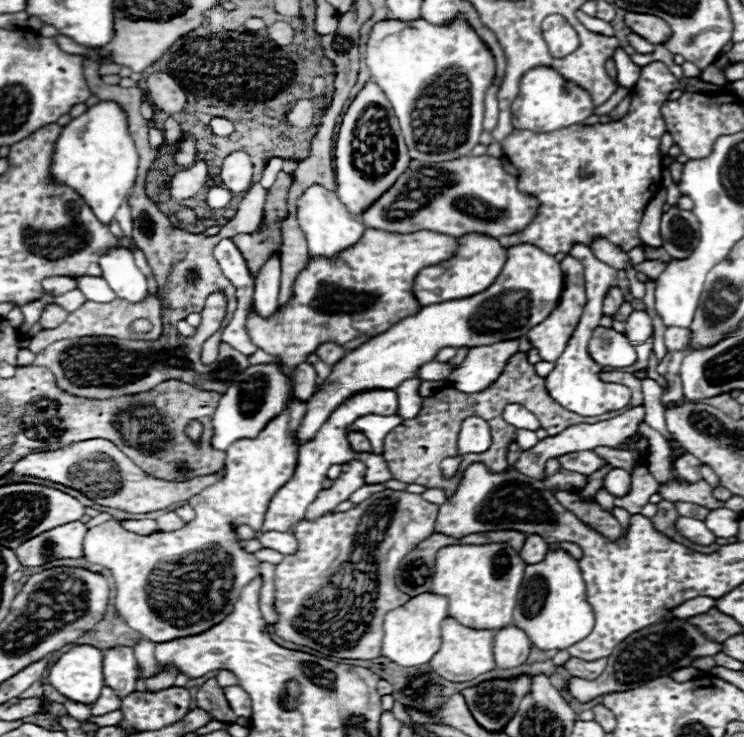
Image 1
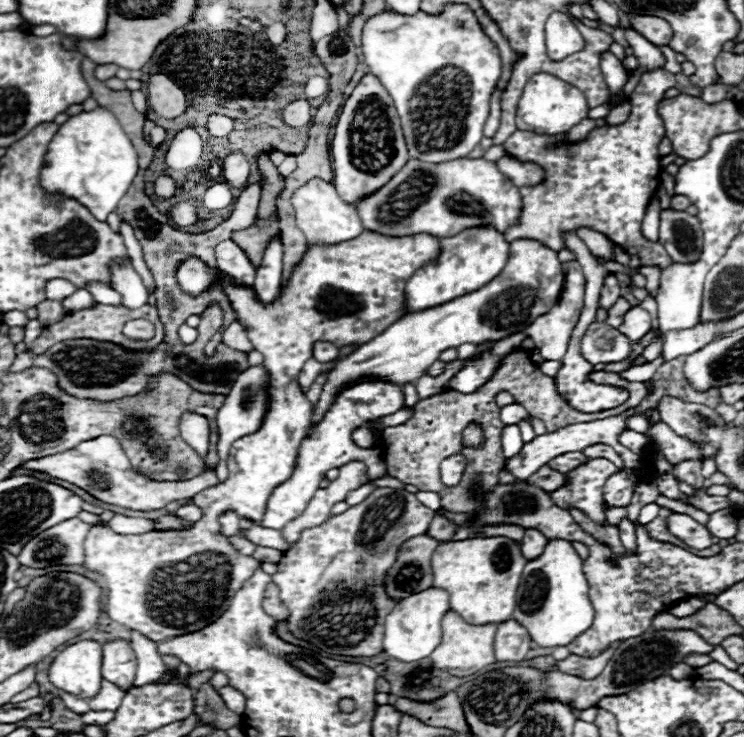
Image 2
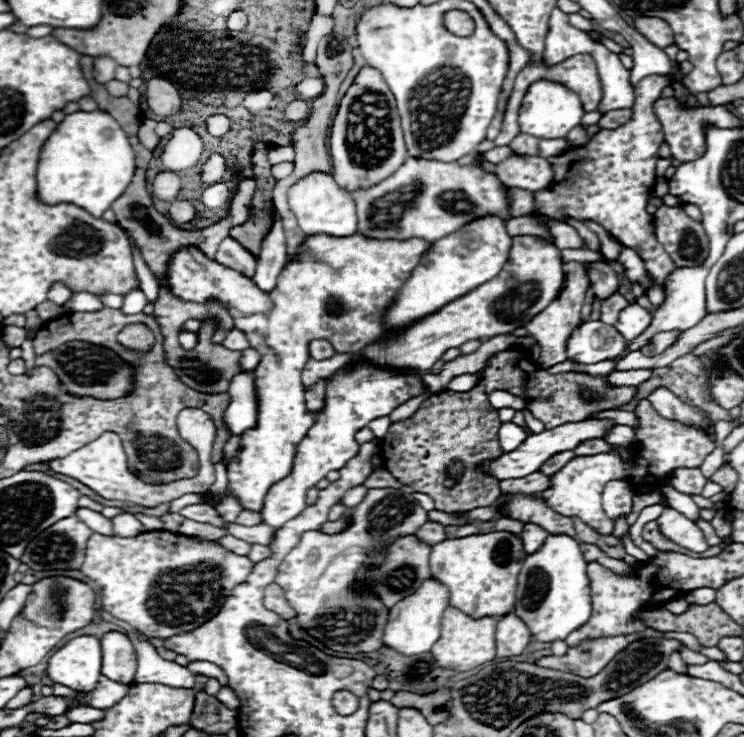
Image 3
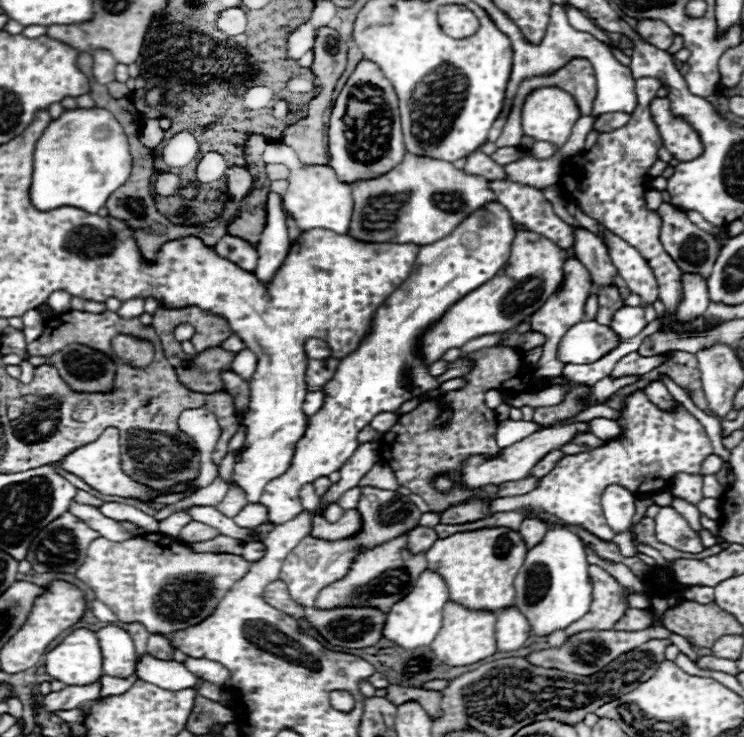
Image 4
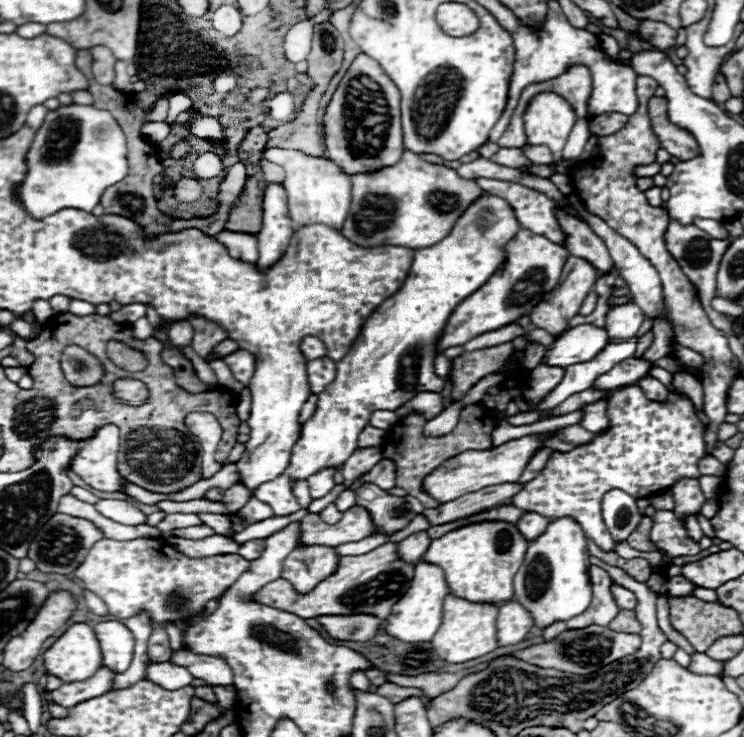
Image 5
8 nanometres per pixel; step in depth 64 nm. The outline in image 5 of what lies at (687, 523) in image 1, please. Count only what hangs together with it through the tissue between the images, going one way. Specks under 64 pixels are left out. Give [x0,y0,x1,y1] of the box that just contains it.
[650,510,702,556]

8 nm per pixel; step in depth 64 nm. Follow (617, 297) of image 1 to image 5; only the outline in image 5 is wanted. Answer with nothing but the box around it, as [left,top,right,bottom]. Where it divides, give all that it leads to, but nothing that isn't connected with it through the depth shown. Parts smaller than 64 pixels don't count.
[558,212,612,274]

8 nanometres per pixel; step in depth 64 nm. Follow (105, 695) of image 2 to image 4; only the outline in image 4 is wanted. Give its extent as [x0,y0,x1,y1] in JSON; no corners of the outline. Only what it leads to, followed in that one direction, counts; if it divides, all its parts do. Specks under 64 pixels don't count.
[100,674,138,700]

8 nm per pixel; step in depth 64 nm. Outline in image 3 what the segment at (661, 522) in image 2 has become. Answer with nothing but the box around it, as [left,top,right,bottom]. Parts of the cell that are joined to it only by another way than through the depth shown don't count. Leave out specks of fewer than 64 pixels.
[642,520,684,552]

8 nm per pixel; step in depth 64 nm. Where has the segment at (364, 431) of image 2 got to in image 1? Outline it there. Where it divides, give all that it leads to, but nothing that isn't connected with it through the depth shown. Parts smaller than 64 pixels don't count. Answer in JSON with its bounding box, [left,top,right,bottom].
[348,432,372,452]

